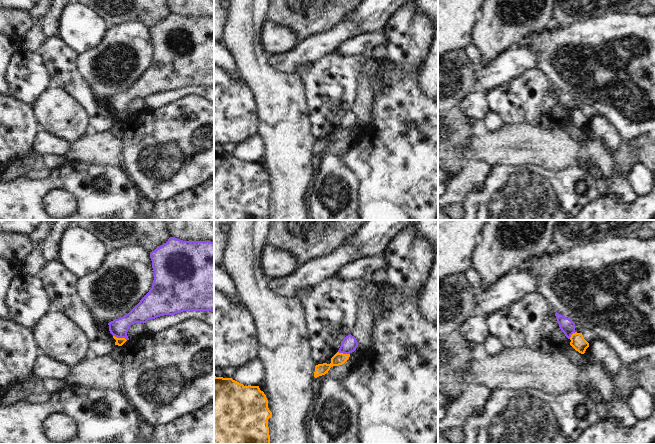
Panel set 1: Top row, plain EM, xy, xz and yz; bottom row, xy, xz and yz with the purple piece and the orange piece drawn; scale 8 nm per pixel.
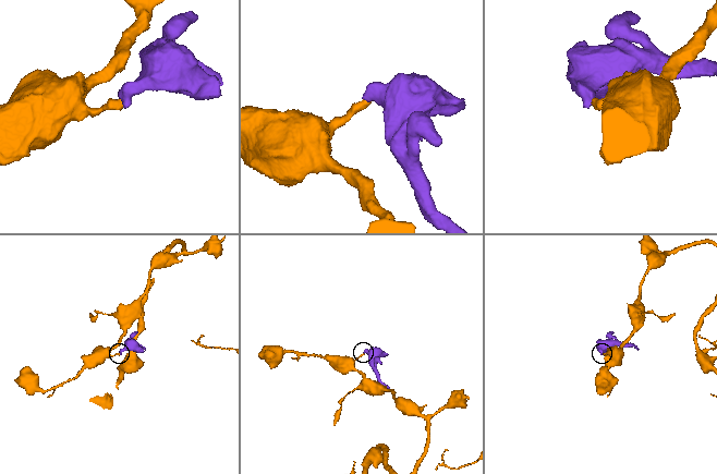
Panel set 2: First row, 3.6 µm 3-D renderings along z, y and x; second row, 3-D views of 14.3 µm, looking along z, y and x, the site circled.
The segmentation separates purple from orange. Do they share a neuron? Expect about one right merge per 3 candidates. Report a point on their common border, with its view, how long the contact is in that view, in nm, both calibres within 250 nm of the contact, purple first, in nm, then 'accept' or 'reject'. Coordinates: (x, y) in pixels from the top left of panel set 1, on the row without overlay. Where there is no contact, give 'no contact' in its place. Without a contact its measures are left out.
xy (120, 113) | 120 nm | 150/60 nm | reject

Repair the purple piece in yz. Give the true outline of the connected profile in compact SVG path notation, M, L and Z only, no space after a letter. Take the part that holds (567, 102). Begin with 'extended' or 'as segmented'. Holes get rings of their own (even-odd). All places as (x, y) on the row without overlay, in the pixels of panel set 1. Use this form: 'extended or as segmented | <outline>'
as segmented | M557 88L555 89L555 92L557 94L557 98L559 100L561 107L565 110L565 112L568 115L570 115L571 111L575 109L575 99L571 95Z

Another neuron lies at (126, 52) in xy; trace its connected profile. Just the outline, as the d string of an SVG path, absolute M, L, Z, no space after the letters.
M143 23L110 26L101 44L78 56L77 67L97 98L109 99L128 90L152 64L154 46Z

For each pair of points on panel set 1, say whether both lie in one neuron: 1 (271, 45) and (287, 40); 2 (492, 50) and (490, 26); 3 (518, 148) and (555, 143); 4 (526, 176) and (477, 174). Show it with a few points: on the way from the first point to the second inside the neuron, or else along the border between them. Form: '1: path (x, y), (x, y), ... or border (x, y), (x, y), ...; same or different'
1: path (275, 42), (283, 40); same
2: path (492, 44), (492, 32); same
3: path (527, 146), (546, 146); same
4: border (492, 167), (475, 194); different

